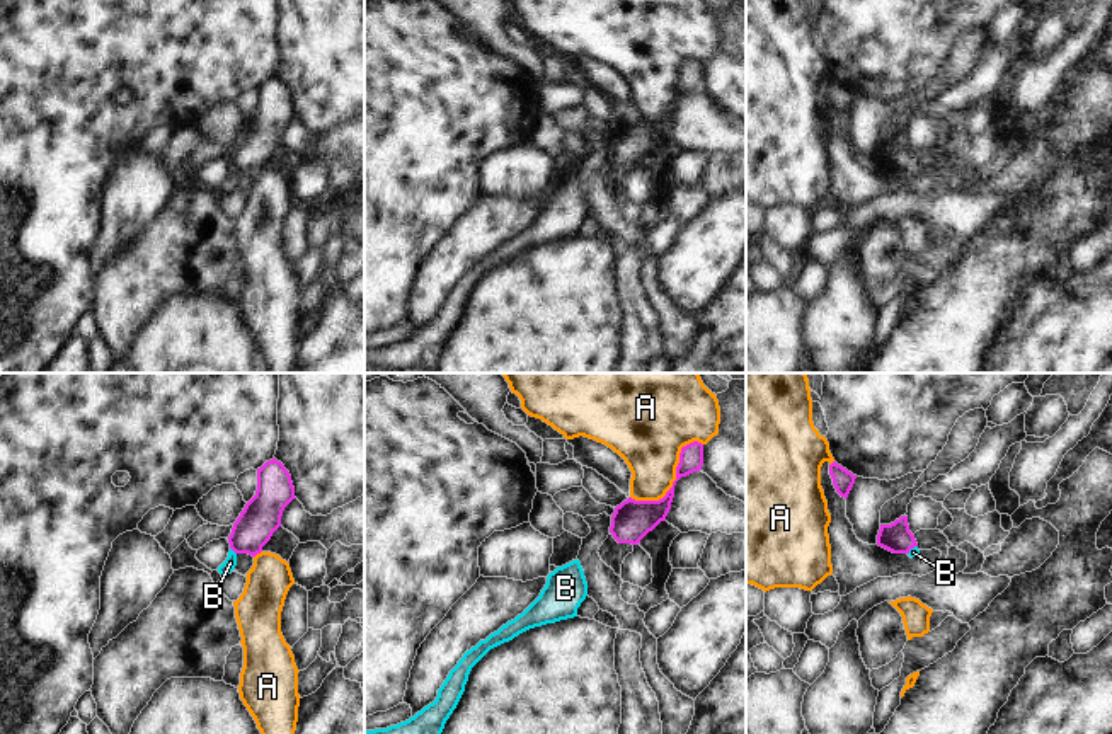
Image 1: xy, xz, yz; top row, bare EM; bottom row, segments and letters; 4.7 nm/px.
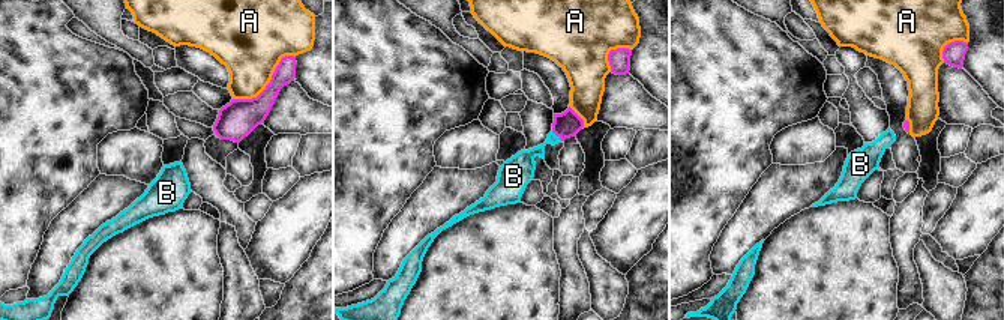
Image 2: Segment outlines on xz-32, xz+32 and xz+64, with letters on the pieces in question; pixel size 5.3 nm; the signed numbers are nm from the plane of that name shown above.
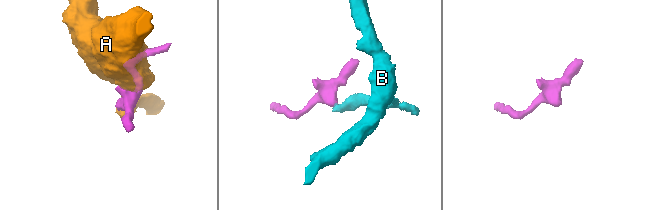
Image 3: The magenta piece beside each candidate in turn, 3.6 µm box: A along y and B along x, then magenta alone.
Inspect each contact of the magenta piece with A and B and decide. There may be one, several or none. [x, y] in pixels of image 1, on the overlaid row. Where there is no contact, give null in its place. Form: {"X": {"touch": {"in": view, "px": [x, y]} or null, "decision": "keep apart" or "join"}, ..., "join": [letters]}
{"A": {"touch": {"in": "xz", "px": [676, 479]}, "decision": "keep apart"}, "B": {"touch": {"in": "xy", "px": [232, 549]}, "decision": "join"}, "join": ["B"]}

